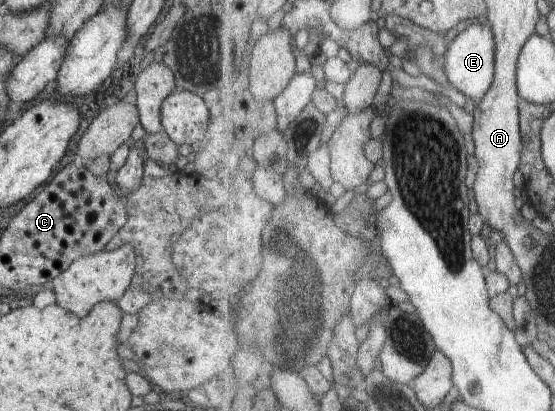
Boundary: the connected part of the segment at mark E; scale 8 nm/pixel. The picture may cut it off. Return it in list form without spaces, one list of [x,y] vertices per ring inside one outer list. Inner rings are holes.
[[[475,21],[458,35],[444,58],[448,76],[454,86],[476,103],[481,101],[494,84],[497,76],[497,38],[492,24]]]

